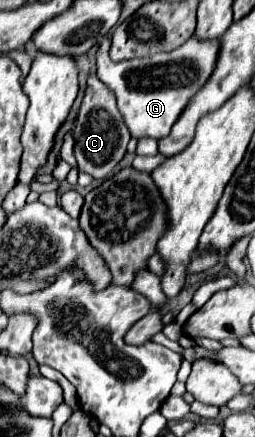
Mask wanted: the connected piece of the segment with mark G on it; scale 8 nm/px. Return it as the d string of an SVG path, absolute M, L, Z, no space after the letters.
M108 37L100 39L98 43L96 75L116 95L118 109L122 111L132 137L136 139L164 139L170 135L170 129L180 119L186 103L190 103L196 91L200 91L200 87L210 79L220 53L220 39L202 41L198 37L190 37L174 51L156 53L146 59L114 63L109 56L110 44Z

